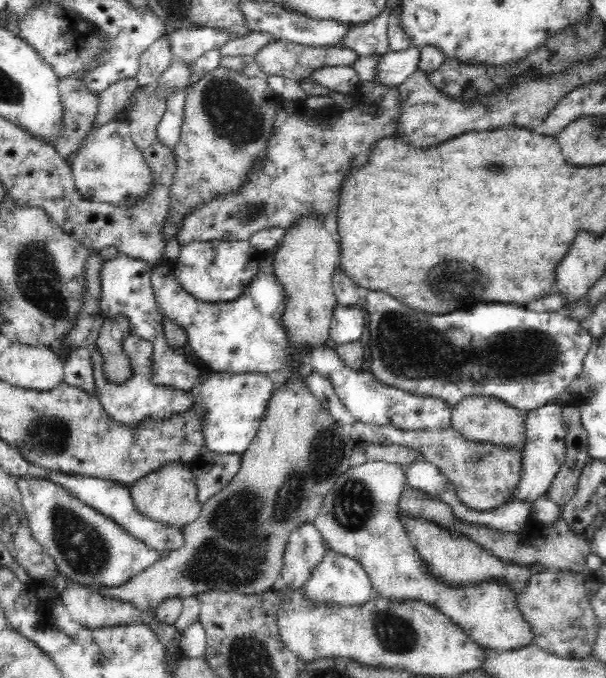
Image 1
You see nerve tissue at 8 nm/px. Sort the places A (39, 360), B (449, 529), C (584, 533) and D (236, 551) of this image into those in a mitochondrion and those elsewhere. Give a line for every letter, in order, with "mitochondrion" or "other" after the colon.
A: other
B: other
C: other
D: mitochondrion

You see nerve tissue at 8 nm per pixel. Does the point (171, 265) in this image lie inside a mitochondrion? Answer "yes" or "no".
no

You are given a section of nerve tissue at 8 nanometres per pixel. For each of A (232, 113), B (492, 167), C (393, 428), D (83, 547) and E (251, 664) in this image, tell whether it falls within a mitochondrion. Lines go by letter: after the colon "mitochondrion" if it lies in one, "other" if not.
A: mitochondrion
B: mitochondrion
C: other
D: mitochondrion
E: mitochondrion

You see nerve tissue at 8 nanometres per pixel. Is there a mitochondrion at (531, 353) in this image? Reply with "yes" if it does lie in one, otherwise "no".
yes

